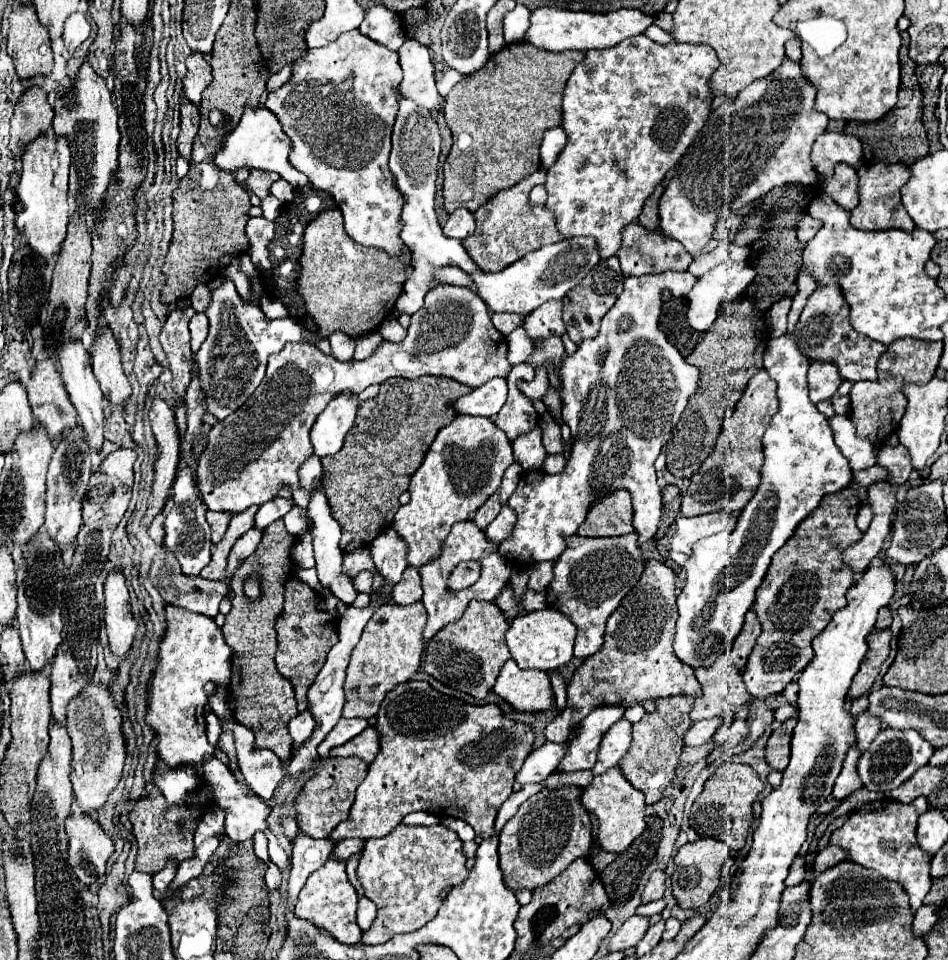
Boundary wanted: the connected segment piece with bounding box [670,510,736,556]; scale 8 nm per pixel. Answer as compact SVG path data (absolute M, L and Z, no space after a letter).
M710 512L704 516L694 516L694 518L684 518L678 516L676 518L676 532L670 540L670 548L676 552L684 552L684 554L692 554L692 544L704 536L712 536L718 534L722 530L730 530L734 528L736 520L726 512Z

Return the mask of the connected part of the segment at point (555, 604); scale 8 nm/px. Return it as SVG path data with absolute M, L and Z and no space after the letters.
M636 532L616 538L582 538L574 534L568 538L560 558L554 560L554 580L546 590L546 606L566 614L578 628L574 656L588 658L600 650L608 616L640 580L644 560L640 548L636 546L636 538Z

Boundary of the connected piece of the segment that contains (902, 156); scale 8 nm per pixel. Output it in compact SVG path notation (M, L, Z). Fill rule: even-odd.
M902 34L902 48L900 48L900 64L902 64L902 82L898 90L898 104L880 120L874 122L848 122L844 132L854 134L860 138L864 146L864 160L866 164L894 164L900 162L904 166L910 166L918 156L928 154L928 140L926 130L922 126L922 90L918 86L916 78L916 64L908 58L908 34Z

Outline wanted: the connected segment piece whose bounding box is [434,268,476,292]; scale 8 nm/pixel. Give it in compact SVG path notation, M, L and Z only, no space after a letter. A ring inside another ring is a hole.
M440 268L434 274L434 282L446 282L446 284L456 284L456 286L468 286L470 290L476 292L472 286L472 280L468 274L464 274L460 268Z

